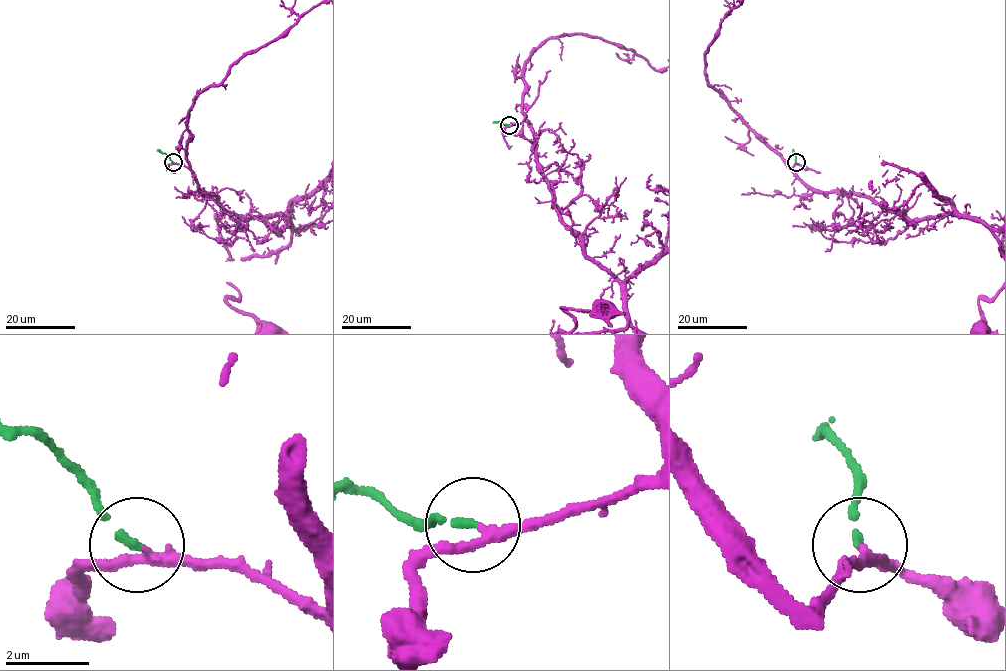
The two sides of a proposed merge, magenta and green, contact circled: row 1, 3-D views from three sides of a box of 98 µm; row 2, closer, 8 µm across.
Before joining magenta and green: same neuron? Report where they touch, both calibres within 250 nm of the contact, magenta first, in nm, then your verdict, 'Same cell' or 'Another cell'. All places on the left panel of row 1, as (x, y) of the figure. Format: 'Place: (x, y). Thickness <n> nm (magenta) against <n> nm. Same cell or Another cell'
Place: (173, 162). Thickness 240 nm (magenta) against 170 nm. Same cell

